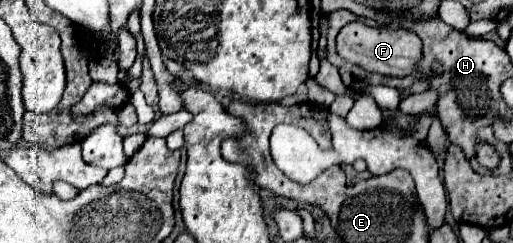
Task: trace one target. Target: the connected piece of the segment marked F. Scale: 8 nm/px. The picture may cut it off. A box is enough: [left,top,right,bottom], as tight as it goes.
[336,21,422,75]

